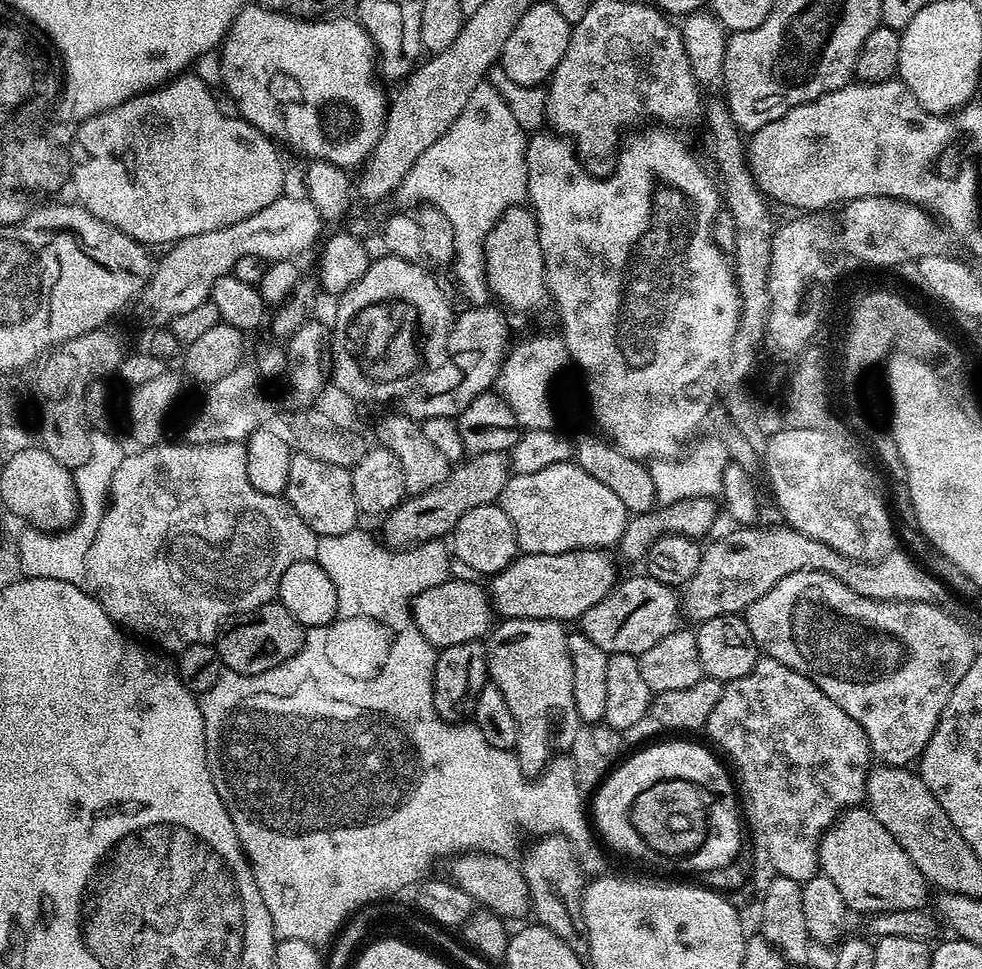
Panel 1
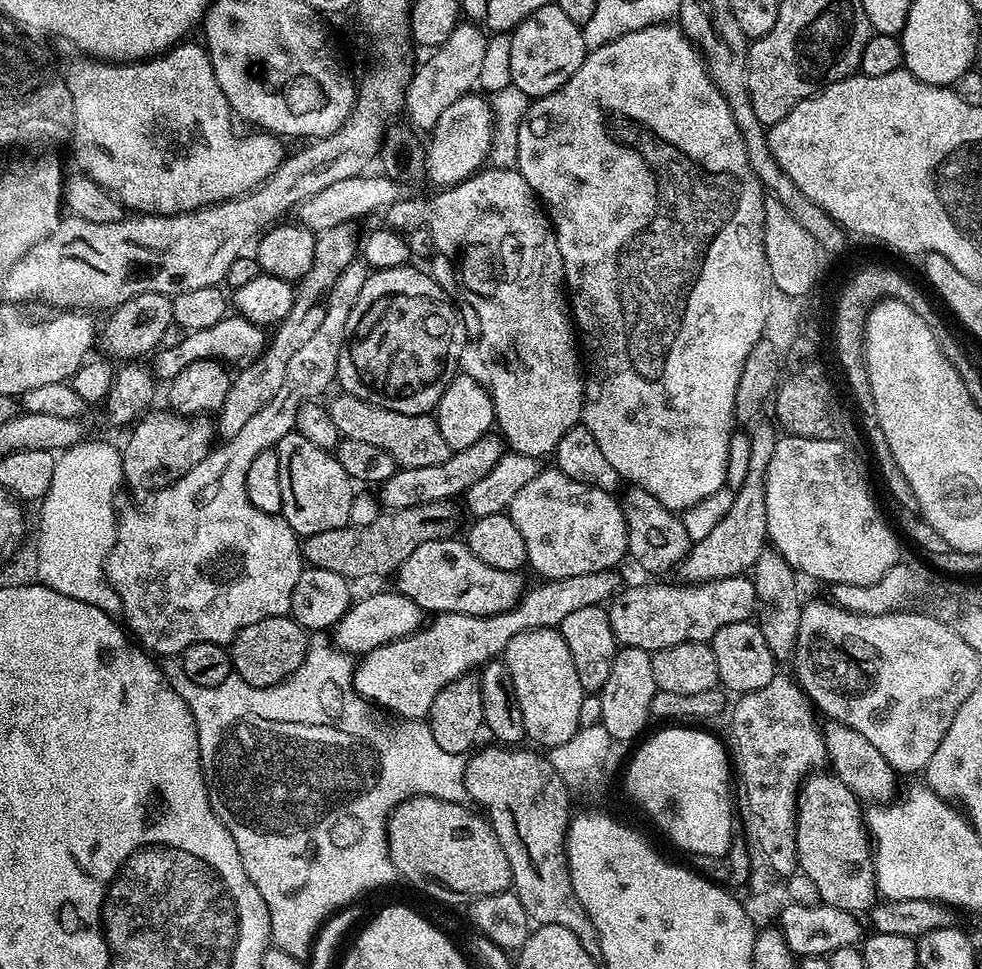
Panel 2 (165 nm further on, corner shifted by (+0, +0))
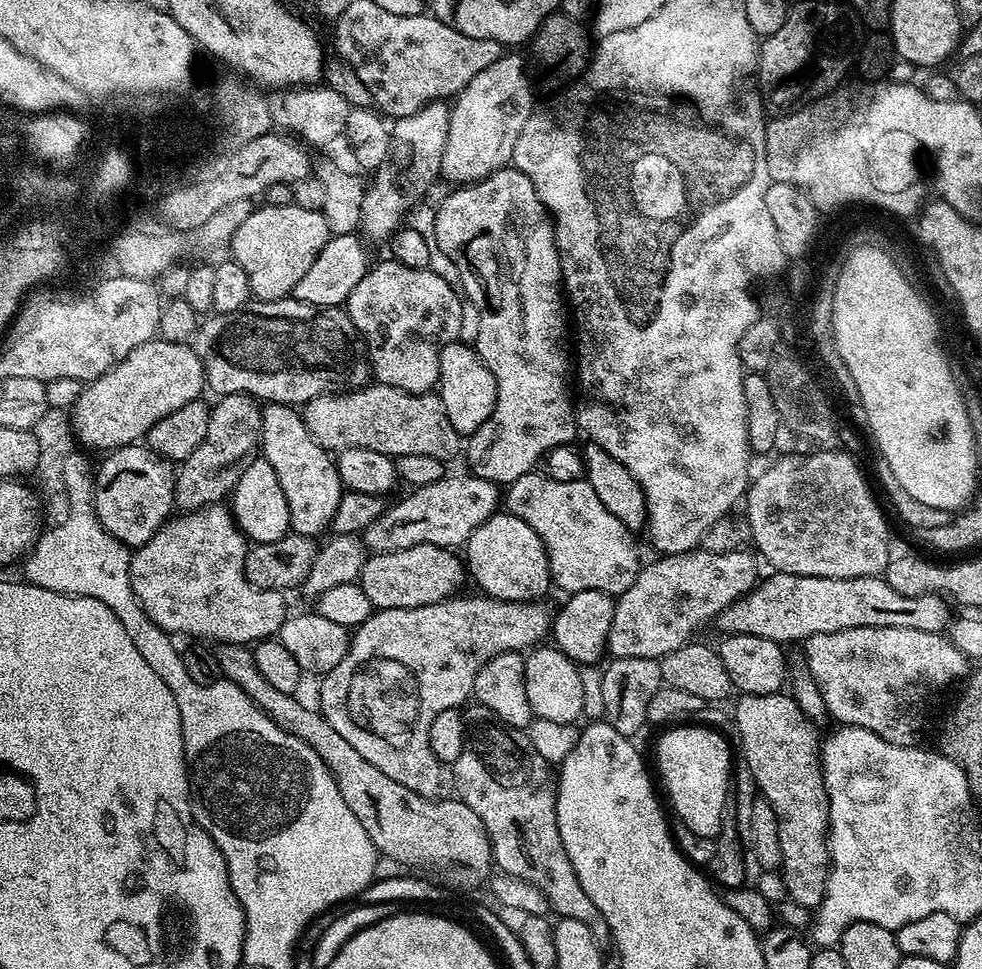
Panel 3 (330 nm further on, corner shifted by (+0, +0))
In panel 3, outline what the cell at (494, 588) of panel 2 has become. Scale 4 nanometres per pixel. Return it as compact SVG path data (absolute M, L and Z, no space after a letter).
M415 544L406 550L369 555L361 568L358 583L366 590L373 609L430 606L453 599L466 581L466 564L451 548L433 544Z

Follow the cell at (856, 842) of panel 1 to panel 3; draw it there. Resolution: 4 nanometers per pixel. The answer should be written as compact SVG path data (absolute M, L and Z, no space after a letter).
M783 691L761 696L739 697L734 719L738 730L739 755L746 758L750 770L756 779L759 795L774 810L778 822L778 842L782 850L780 868L785 882L785 890L789 901L801 904L804 908L819 909L824 901L824 886L828 879L830 857L826 837L828 834L828 795L824 785L824 768L820 765L822 751L821 737L816 737L817 725L798 710L791 695Z

